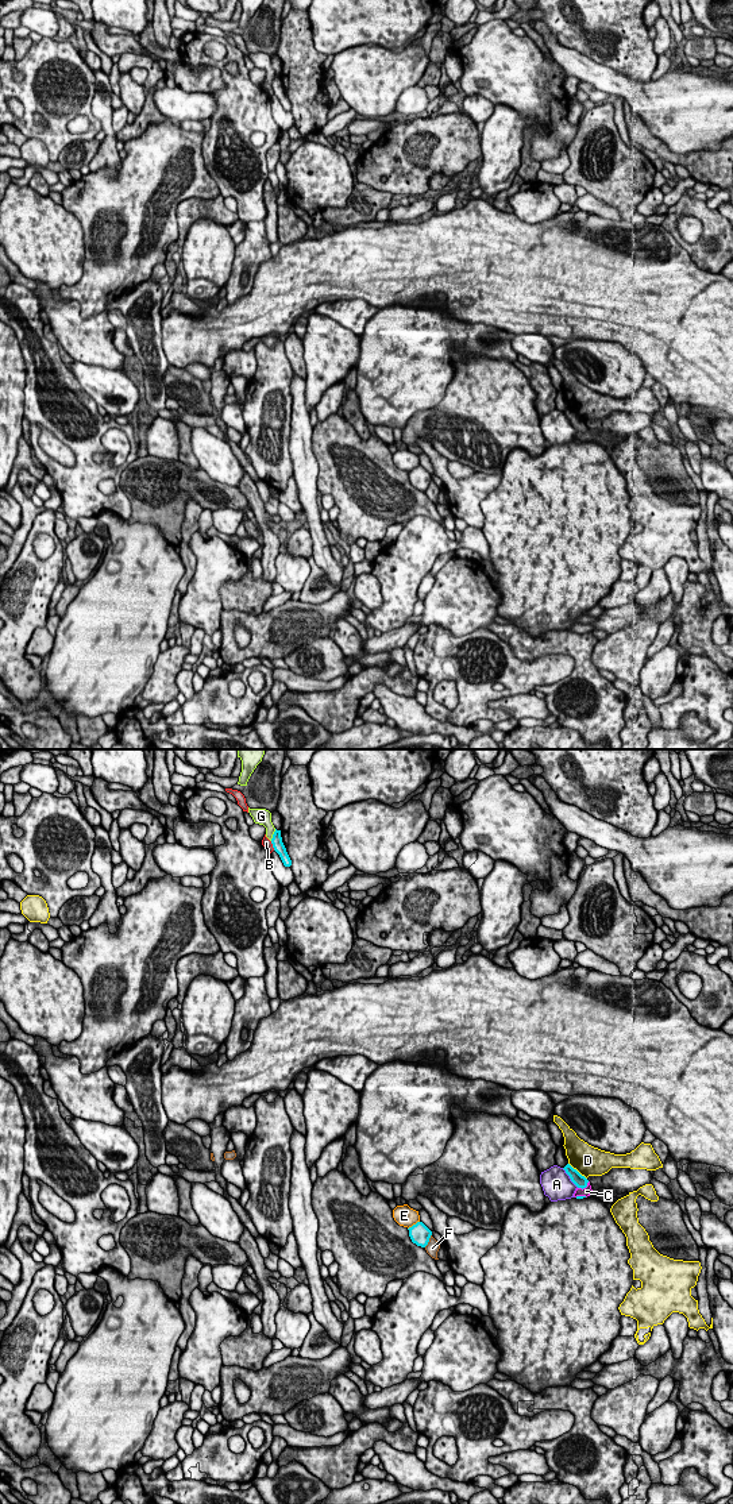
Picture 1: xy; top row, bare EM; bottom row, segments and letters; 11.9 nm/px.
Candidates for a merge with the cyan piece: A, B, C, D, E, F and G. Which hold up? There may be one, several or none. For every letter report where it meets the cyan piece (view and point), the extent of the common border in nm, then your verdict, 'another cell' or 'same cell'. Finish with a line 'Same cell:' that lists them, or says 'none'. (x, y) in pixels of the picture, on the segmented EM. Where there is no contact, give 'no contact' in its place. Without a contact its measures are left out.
A: xy (570, 1177) | 320 nm | another cell
B: xy (273, 845) | 120 nm | another cell
C: xy (583, 1187) | 170 nm | another cell
D: xy (577, 1171) | 300 nm | another cell
E: xy (413, 1225) | 180 nm | another cell
F: xy (428, 1241) | 180 nm | another cell
G: xy (273, 835) | 160 nm | another cell
Same cell: none

